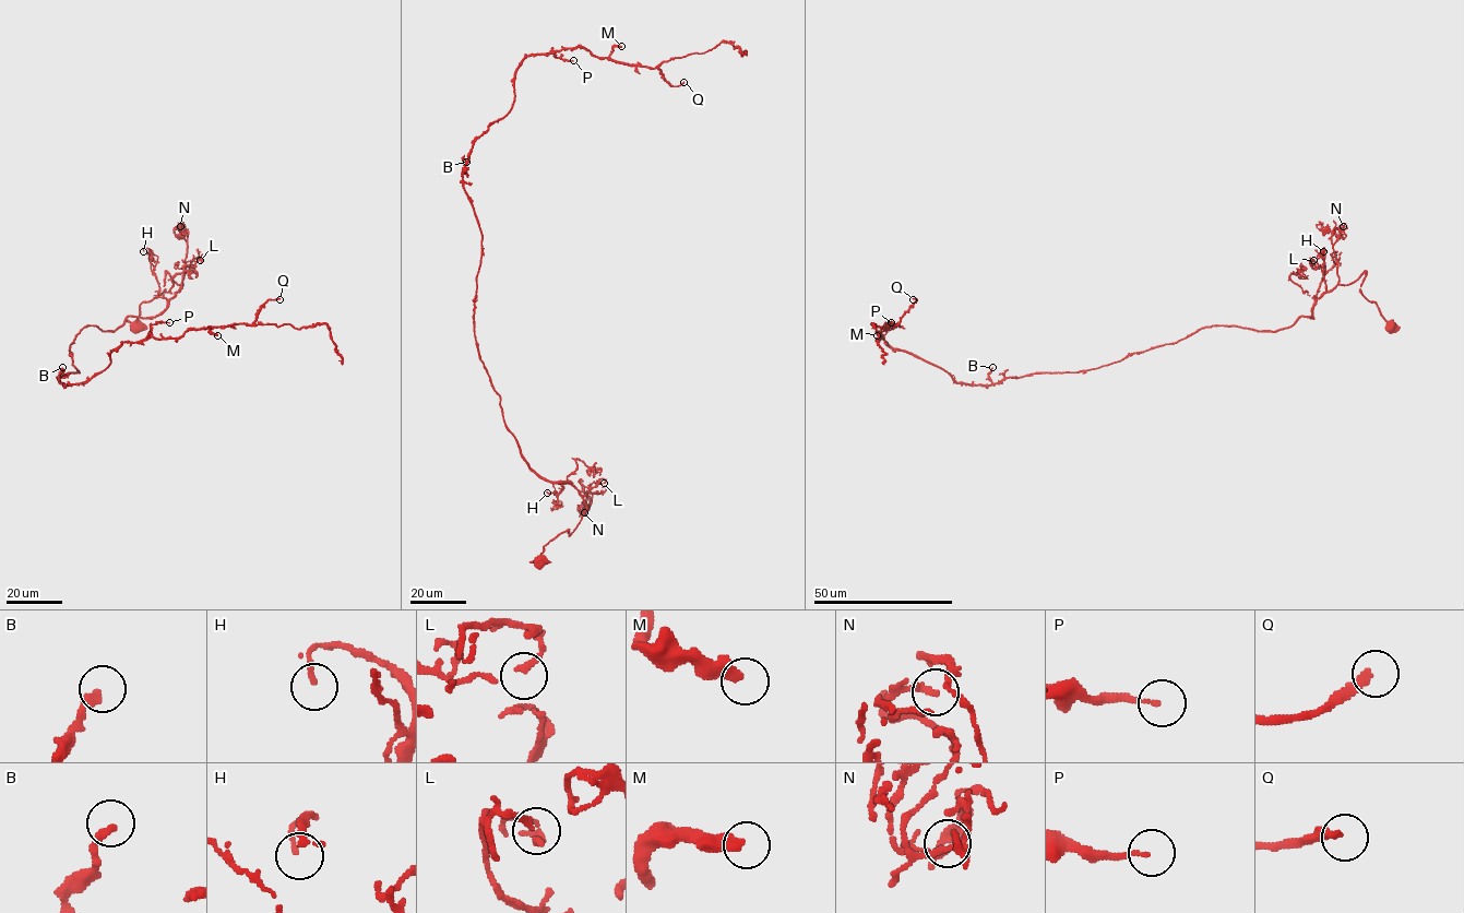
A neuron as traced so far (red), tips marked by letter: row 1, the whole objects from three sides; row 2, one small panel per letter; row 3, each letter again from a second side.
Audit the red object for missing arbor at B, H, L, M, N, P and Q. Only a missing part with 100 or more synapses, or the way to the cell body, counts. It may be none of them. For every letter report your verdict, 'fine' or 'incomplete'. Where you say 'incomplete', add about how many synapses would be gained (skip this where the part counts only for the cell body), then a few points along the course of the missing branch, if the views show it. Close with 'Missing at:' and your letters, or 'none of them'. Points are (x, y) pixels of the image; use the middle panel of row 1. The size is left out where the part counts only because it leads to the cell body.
B: fine
H: fine
L: fine
M: fine
N: fine
P: fine
Q: incomplete; 100 synapses; course (683, 82), (712, 79), (719, 93), (735, 95)
Missing at: Q

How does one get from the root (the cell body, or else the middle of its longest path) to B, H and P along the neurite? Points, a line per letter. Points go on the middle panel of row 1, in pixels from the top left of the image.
B: (542, 559), (586, 505), (570, 483), (530, 467), (480, 359), (481, 234), (463, 186), (466, 162)
H: (542, 559), (543, 547), (568, 530), (570, 534), (586, 508), (582, 495), (569, 483), (556, 495), (547, 493)
P: (542, 559), (586, 505), (530, 467), (480, 359), (481, 234), (463, 169), (510, 109), (527, 56), (573, 60)

